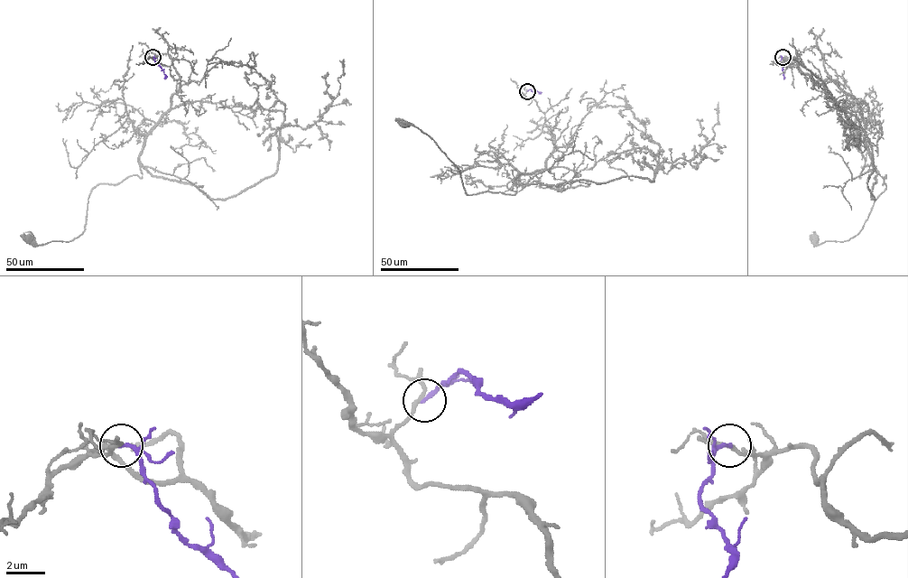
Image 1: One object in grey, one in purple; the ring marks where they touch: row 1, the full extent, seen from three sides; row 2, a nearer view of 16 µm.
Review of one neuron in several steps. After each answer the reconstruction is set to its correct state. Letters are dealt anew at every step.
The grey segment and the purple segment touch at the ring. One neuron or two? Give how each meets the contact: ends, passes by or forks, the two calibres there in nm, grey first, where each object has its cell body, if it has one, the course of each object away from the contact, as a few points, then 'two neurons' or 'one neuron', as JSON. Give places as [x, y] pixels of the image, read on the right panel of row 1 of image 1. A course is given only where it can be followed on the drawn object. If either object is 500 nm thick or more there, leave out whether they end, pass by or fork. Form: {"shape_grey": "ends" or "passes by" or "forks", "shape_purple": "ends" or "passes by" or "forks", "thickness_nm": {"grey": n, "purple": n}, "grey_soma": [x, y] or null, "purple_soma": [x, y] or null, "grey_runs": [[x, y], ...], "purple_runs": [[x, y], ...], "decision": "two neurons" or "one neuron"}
{"shape_grey": "passes by", "shape_purple": "ends", "thickness_nm": {"grey": 180, "purple": 200}, "grey_soma": [814, 238], "purple_soma": null, "grey_runs": [[782, 57], [832, 79], [857, 102], [874, 167], [886, 176], [861, 230], [842, 241], [813, 239]], "purple_runs": [[782, 57], [781, 61], [785, 78]], "decision": "two neurons"}

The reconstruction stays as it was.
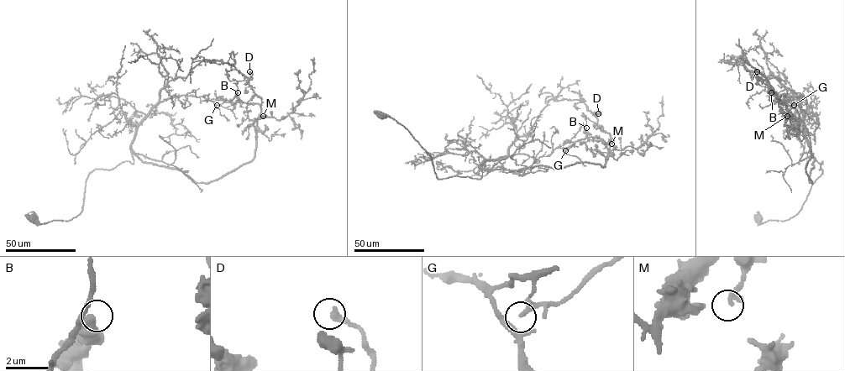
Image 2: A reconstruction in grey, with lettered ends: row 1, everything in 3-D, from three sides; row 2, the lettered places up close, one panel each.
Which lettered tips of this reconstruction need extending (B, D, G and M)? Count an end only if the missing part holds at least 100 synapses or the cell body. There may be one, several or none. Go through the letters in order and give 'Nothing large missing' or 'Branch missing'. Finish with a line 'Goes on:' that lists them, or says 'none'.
B: Nothing large missing
D: Nothing large missing
G: Nothing large missing
M: Nothing large missing
Goes on: none

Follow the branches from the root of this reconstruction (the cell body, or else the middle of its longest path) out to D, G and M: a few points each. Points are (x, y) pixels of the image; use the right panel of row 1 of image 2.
D: (758, 219), (795, 216), (822, 162), (811, 154), (798, 97), (742, 60), (758, 79), (757, 71)
G: (758, 219), (792, 217), (822, 173), (811, 152), (809, 181), (807, 129), (780, 101), (794, 105)
M: (758, 219), (792, 217), (822, 173), (811, 152), (809, 181), (809, 134), (787, 116)

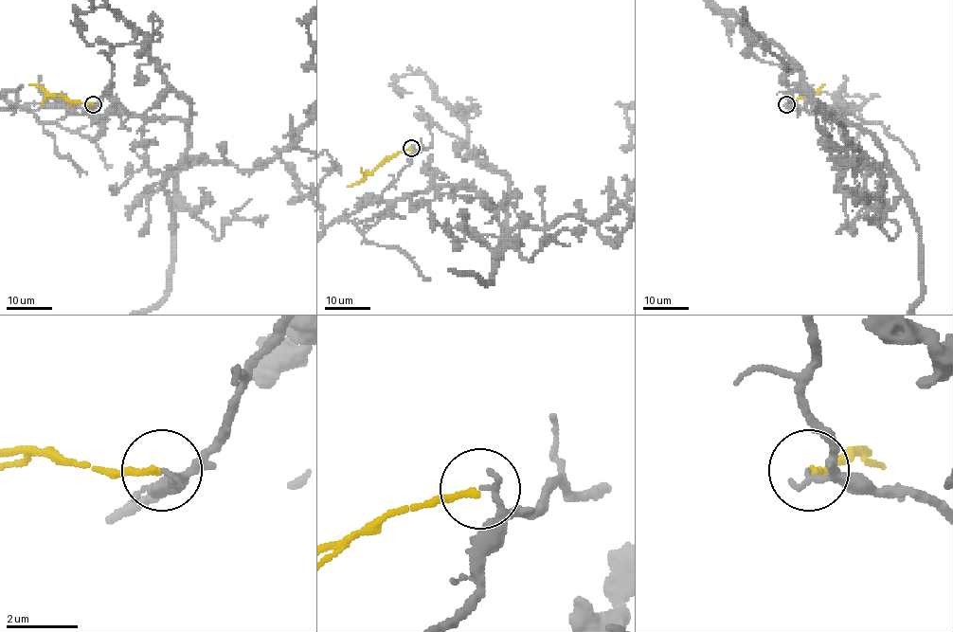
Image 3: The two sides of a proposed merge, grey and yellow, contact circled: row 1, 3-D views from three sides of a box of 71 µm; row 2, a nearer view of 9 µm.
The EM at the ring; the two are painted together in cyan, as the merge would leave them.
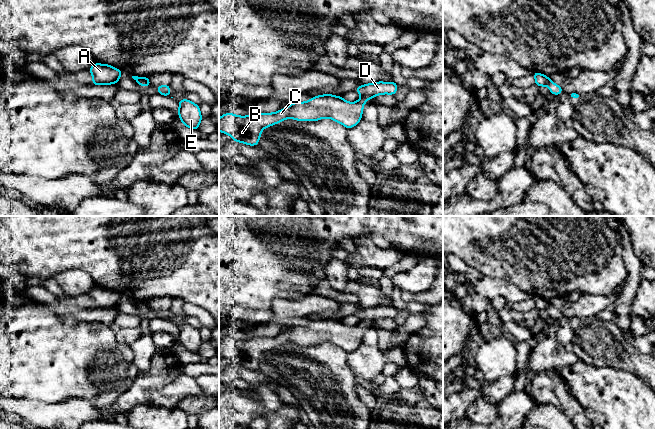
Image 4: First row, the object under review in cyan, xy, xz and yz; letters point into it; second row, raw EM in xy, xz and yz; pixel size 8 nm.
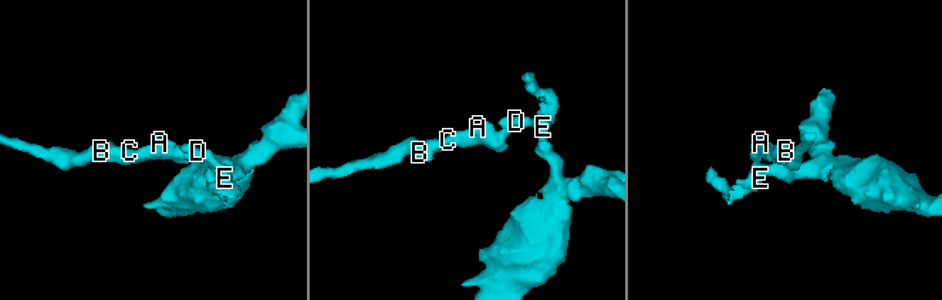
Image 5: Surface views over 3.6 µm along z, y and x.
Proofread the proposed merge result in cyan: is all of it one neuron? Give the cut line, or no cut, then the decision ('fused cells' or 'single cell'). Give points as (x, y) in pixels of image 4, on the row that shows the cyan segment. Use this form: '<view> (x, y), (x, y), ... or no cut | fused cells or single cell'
xz (362, 96), (367, 99) | fused cells

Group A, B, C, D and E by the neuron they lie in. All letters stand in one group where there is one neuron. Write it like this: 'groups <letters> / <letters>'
groups A B C / D E

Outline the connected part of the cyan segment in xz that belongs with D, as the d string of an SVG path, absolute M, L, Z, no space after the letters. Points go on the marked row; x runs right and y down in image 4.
M373 82L371 84L364 84L355 88L354 90L358 92L362 97L366 97L367 99L371 99L377 95L381 94L390 94L395 95L397 92L398 85L391 82Z

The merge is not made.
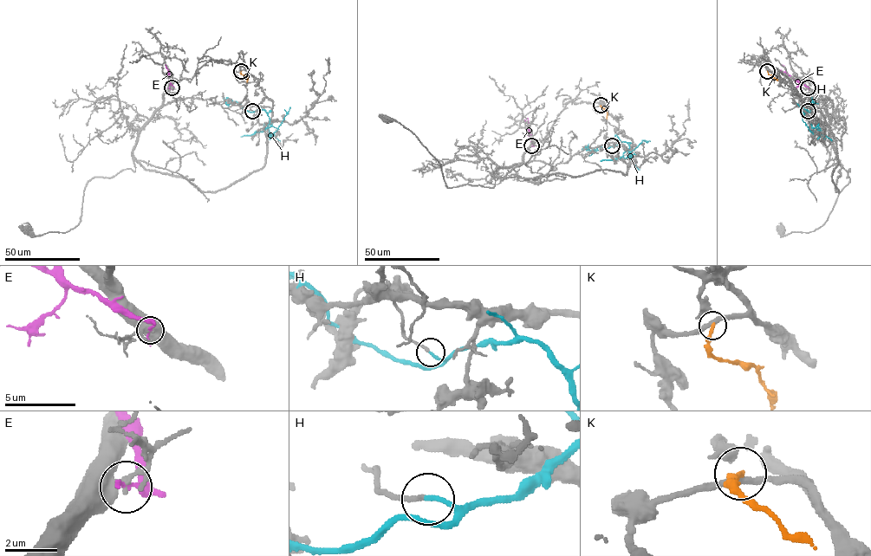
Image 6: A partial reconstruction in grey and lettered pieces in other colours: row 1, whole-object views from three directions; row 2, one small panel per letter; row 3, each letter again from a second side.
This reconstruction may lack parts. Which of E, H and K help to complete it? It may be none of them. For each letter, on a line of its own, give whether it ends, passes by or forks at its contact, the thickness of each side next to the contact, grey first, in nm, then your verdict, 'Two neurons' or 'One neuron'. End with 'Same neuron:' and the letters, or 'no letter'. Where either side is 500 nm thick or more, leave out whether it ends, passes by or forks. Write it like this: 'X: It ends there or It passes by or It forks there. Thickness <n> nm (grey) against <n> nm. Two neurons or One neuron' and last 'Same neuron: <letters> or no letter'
E: It ends there. Thickness 300 nm (grey) against 170 nm. Two neurons
H: It ends there. Thickness 160 nm (grey) against 170 nm. Two neurons
K: It ends there. Thickness 240 nm (grey) against 240 nm. Two neurons
Same neuron: no letter

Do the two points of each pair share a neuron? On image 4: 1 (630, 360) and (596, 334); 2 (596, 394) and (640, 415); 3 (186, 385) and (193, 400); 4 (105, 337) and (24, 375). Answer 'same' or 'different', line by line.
1: same
2: same
3: different
4: same

